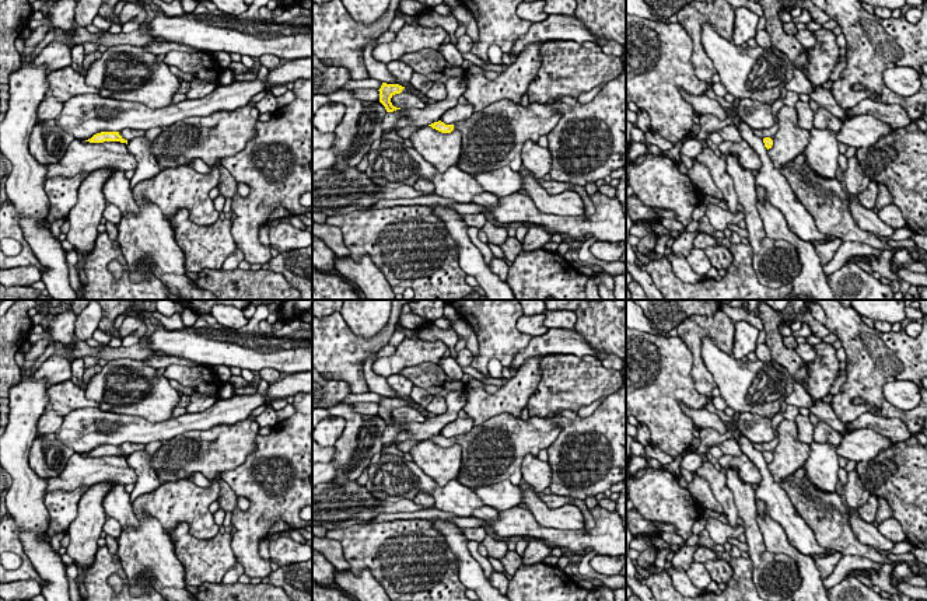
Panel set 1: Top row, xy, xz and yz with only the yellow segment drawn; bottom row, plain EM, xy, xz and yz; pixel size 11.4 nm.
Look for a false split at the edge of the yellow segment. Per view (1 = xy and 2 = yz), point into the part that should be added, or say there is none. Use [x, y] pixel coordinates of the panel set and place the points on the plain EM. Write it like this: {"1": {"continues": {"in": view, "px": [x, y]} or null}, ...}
{"1": {"continues": null}, "2": {"continues": null}}

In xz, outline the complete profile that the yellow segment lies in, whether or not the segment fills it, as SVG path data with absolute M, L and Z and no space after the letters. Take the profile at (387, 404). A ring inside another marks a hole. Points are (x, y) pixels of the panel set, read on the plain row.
M382 396L381 402L378 403L379 405L379 416L385 420L386 426L393 426L396 423L400 423L400 422L396 422L392 419L391 412L395 408L400 408L403 402L405 401L402 401L399 398Z

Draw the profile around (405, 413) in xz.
M400 406L392 409L391 416L396 422L426 422L426 417L417 409L410 406Z

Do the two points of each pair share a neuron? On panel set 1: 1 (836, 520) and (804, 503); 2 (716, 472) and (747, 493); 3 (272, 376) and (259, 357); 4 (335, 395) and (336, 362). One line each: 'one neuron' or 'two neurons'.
1: one neuron
2: two neurons
3: two neurons
4: two neurons

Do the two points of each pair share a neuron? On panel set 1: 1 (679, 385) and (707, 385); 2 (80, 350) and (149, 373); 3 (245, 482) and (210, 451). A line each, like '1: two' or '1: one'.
1: two
2: two
3: two

